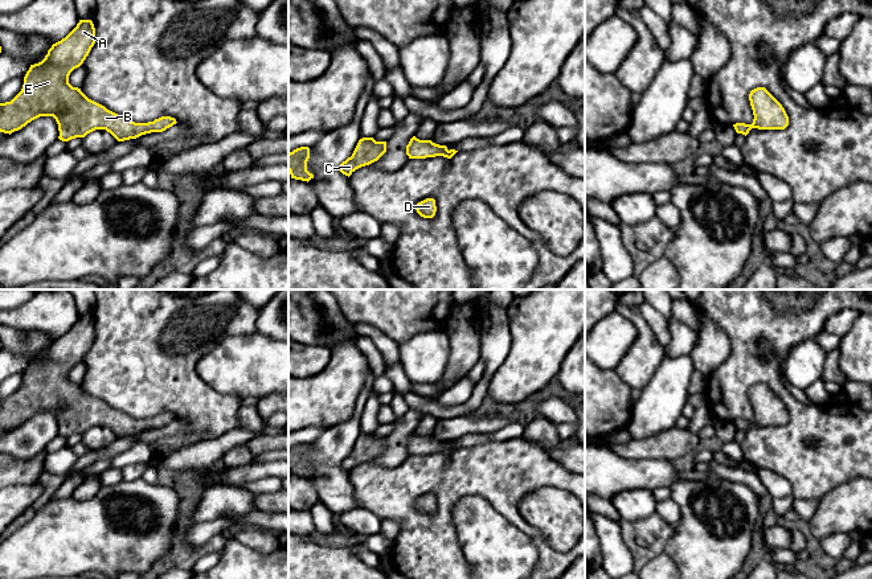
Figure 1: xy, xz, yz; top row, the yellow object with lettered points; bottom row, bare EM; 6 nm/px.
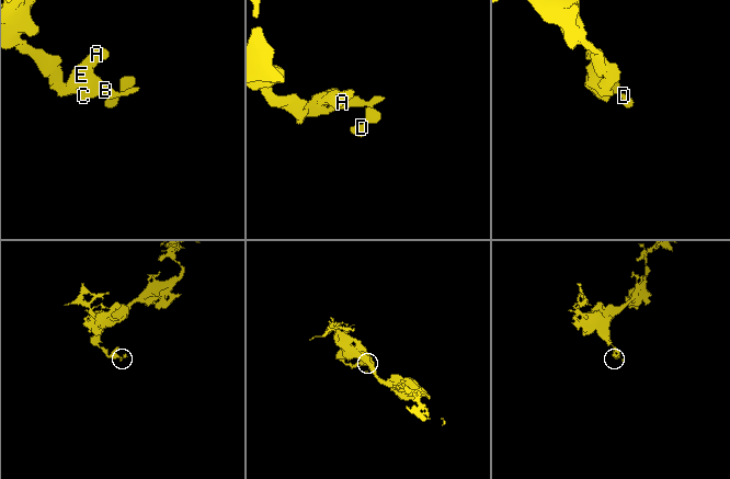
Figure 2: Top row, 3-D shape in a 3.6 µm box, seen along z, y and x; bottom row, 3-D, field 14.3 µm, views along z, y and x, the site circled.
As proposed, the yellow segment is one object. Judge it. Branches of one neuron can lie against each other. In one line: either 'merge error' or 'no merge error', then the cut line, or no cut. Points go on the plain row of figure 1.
no merge error | no cut

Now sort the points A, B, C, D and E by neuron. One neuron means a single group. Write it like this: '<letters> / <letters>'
A B C D E

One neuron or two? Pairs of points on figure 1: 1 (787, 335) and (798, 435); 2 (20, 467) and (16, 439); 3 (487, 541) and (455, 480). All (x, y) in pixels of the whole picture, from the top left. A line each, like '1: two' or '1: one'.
1: one
2: two
3: two

